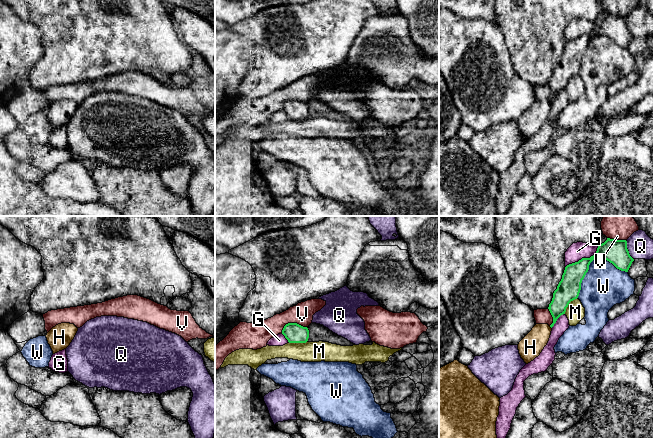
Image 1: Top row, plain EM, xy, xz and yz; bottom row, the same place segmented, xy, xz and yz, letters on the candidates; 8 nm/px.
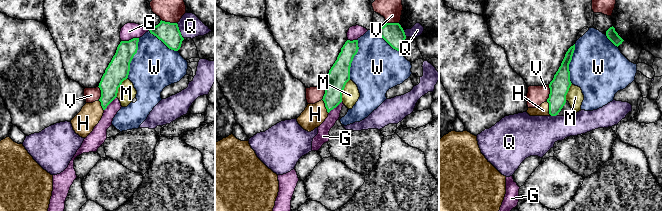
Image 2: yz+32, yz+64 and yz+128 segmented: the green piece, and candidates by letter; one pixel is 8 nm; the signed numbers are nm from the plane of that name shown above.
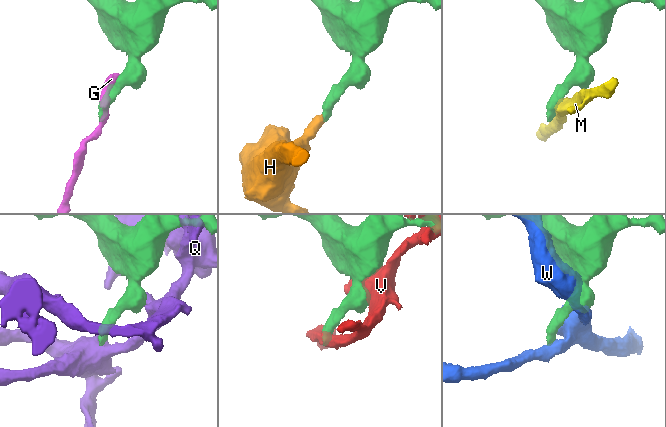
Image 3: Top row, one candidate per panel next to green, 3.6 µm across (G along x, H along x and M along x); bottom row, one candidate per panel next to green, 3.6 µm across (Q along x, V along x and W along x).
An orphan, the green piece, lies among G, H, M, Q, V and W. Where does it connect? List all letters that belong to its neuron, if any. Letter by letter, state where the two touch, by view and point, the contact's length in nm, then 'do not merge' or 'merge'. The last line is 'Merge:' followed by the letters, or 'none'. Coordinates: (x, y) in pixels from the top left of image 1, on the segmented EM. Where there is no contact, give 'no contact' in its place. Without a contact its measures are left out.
G: meets green in yz at (583, 258); contact 320 nm long; do not merge
H: no contact; merge
M: meets green in yz at (568, 304); contact 170 nm long; do not merge
Q: meets green in yz at (627, 250); contact 170 nm long; do not merge
V: meets green in xz at (292, 323); contact 220 nm long; do not merge
W: meets green in yz at (591, 261); contact 460 nm long; do not merge
Merge: H

